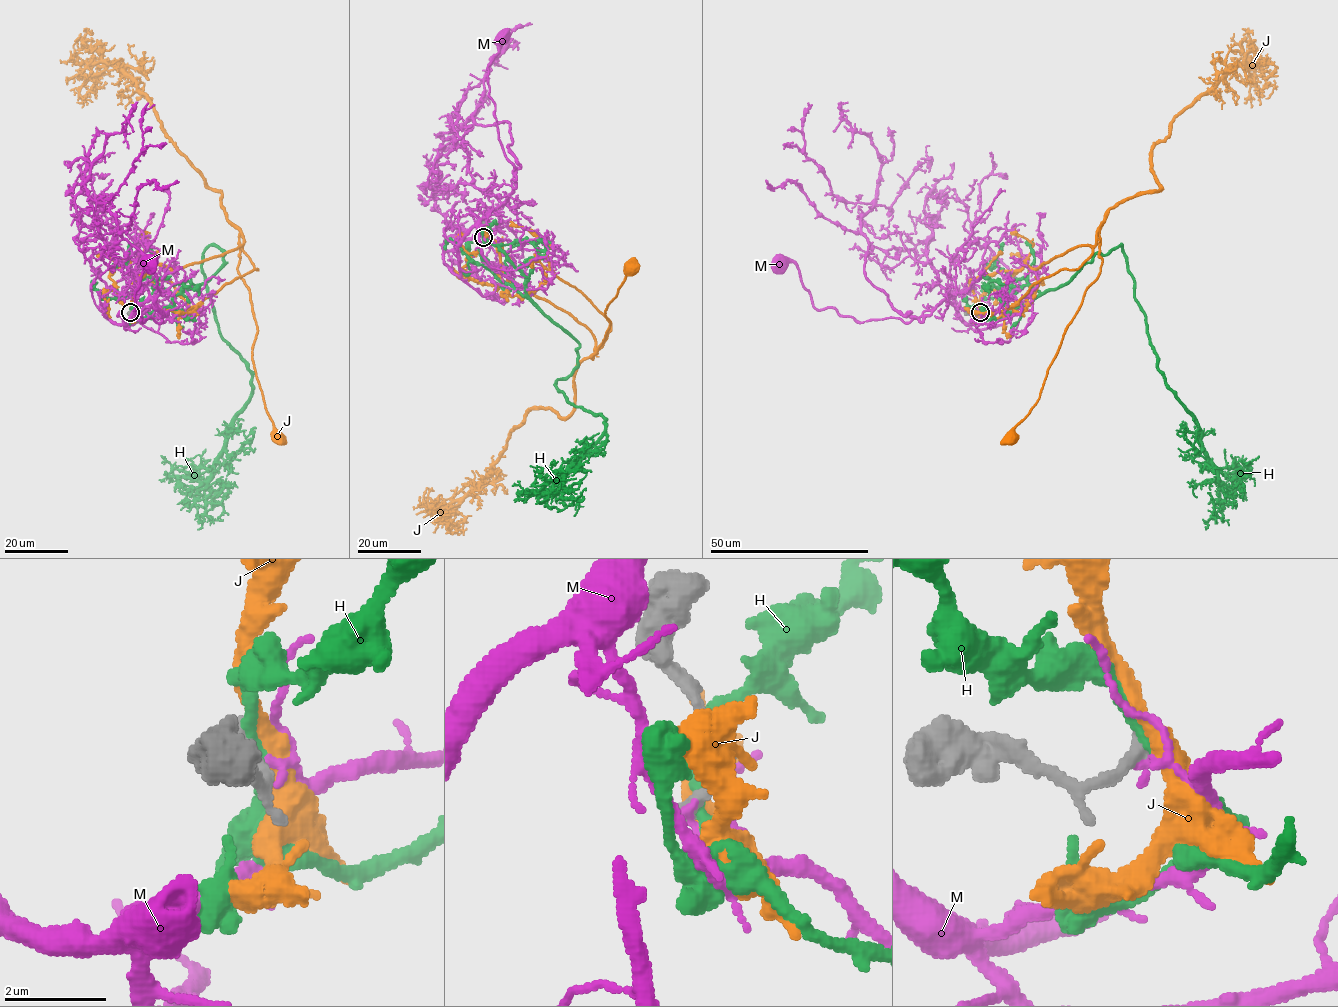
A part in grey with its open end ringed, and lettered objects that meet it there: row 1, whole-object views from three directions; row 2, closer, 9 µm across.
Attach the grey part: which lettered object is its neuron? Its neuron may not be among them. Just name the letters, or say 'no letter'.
no letter

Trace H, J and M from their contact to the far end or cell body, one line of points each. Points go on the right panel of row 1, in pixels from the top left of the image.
H: (979, 312), (1005, 317), (1121, 245), (1157, 368), (1192, 417), (1216, 476), (1231, 486), (1259, 456)
J: (979, 312), (971, 279), (1036, 269), (1094, 246), (1097, 232), (1100, 273), (1039, 399), (1010, 437)
M: (979, 313), (967, 324), (942, 300), (909, 322), (860, 322), (817, 309), (798, 268), (781, 263)

